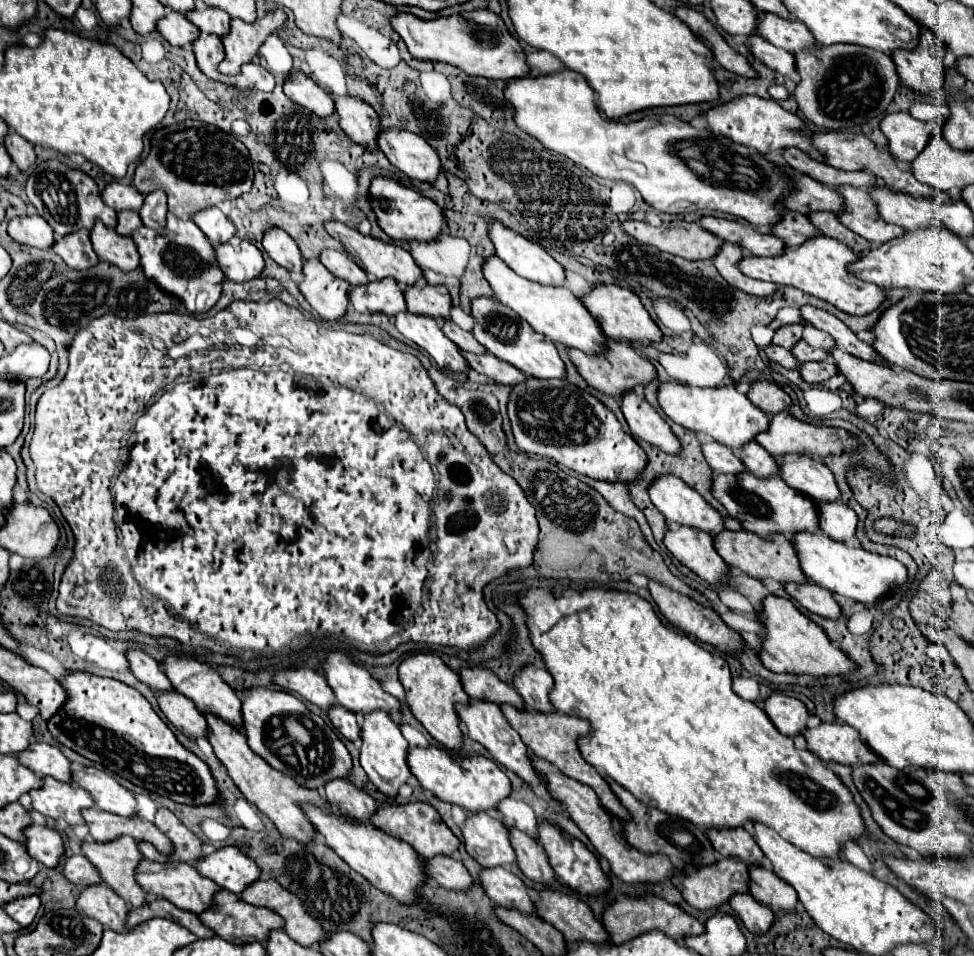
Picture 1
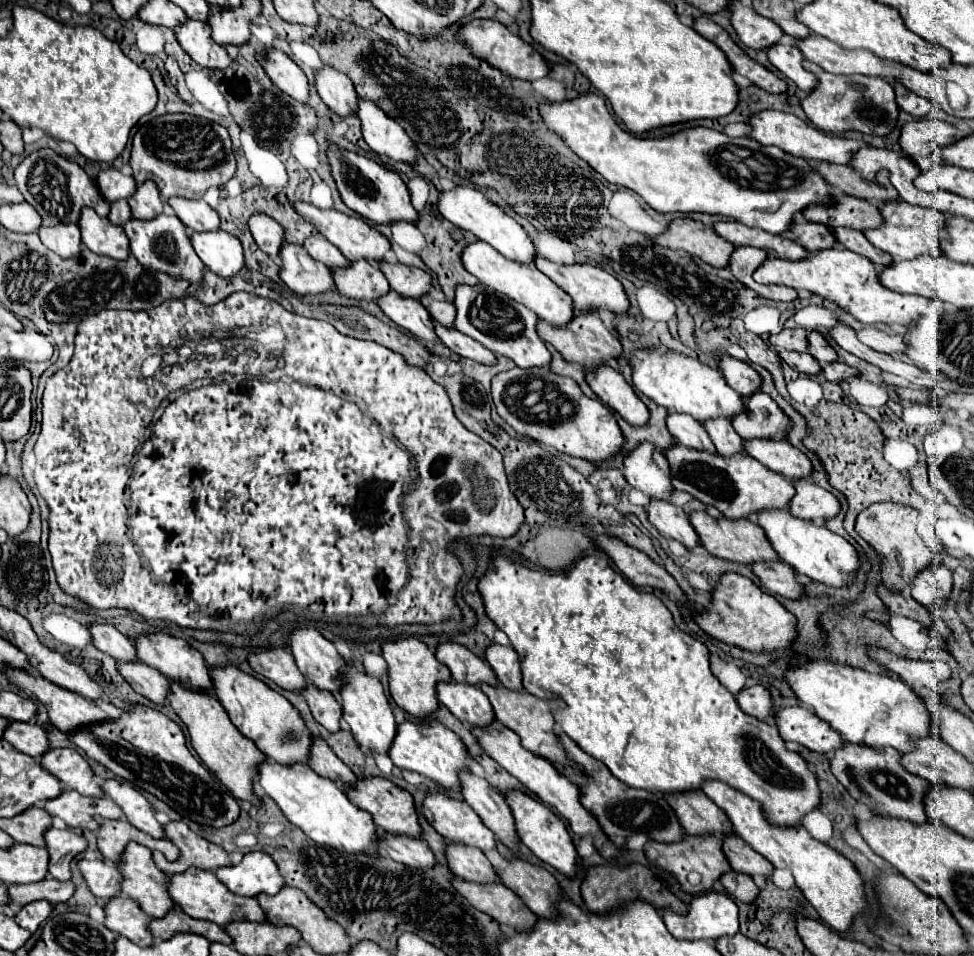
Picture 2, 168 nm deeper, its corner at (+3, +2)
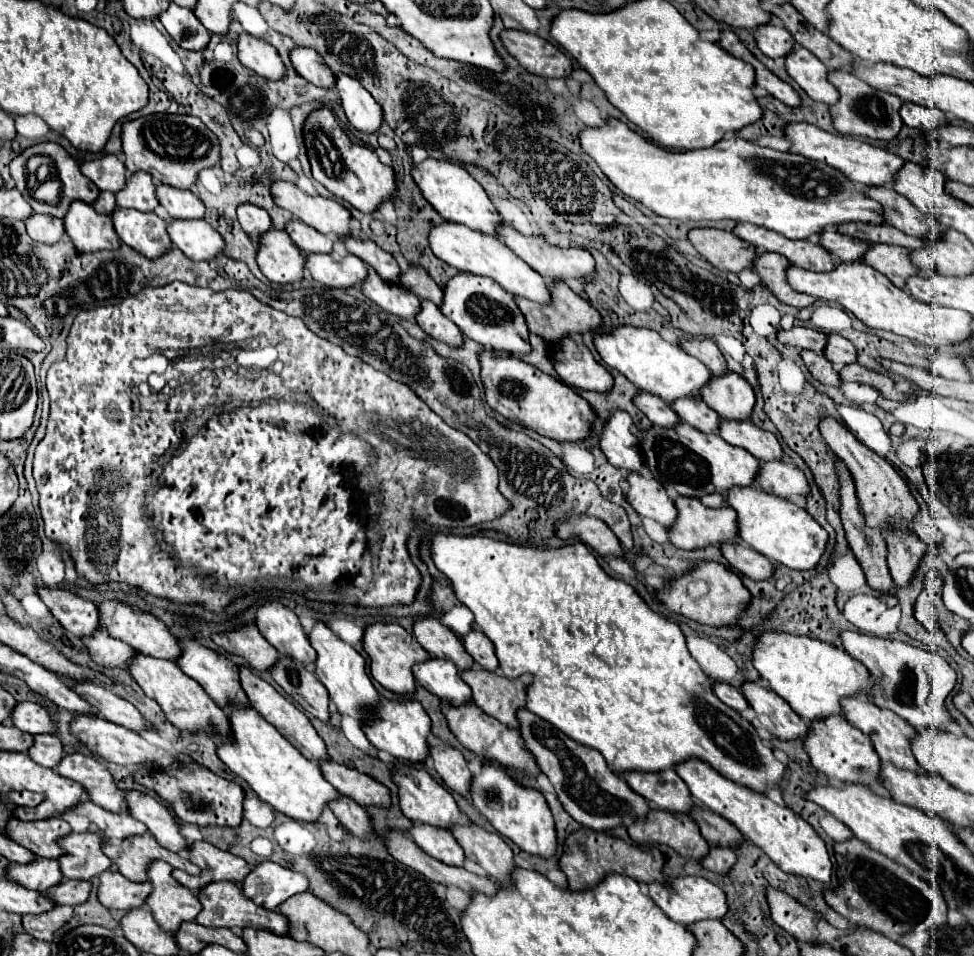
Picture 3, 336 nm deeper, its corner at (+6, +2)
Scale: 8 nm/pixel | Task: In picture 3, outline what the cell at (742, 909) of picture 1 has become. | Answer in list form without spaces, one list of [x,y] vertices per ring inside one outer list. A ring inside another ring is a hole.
[[[711,847],[709,855],[701,861],[701,865],[713,873],[727,873],[731,865],[735,865],[735,851],[729,847]]]

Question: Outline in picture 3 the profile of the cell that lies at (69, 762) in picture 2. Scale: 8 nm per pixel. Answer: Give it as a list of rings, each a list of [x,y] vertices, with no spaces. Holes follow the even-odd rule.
[[[67,753],[63,761],[59,761],[55,771],[71,781],[79,781],[79,785],[87,789],[87,797],[95,805],[115,813],[127,811],[123,791],[115,785],[107,767],[95,757],[83,753]]]

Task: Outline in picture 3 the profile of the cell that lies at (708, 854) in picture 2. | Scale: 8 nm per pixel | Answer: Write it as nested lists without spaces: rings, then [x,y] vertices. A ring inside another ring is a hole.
[[[653,807],[647,819],[635,821],[627,831],[637,845],[663,843],[687,859],[701,861],[701,857],[709,853],[709,845],[701,837],[697,821],[687,815],[675,815]]]

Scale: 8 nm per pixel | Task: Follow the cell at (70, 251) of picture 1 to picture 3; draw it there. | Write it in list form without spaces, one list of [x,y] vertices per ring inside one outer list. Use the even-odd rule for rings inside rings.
[[[33,213],[27,221],[27,233],[33,241],[39,243],[59,243],[61,237],[65,235],[65,225],[61,219],[51,217],[51,215],[37,215]]]

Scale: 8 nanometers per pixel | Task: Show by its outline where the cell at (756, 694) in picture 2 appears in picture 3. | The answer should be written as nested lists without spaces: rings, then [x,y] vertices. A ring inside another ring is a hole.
[[[715,683],[715,685],[713,685],[713,691],[715,691],[715,695],[717,695],[725,705],[729,705],[731,709],[735,709],[735,711],[745,711],[745,709],[749,709],[747,699],[743,699],[743,691],[741,691],[739,687],[729,685],[729,683]]]

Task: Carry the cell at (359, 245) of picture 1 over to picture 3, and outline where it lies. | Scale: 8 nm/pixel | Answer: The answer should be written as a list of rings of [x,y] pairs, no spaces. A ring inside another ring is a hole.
[[[275,181],[271,185],[273,201],[293,213],[297,219],[333,239],[345,239],[351,235],[351,213],[341,203],[325,197],[305,195],[299,187],[287,181]]]

